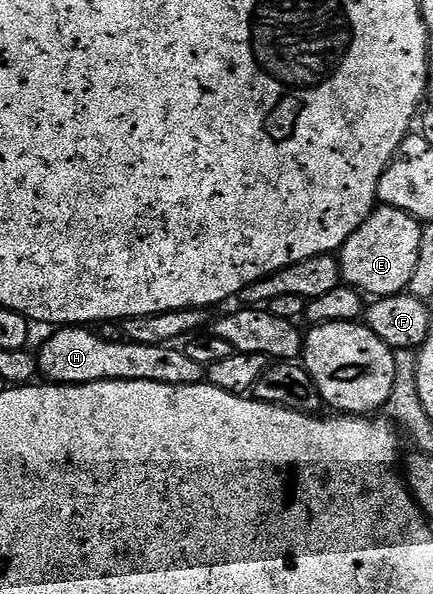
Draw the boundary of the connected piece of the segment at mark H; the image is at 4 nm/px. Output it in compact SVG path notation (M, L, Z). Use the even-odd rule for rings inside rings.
M66 325L36 351L38 375L54 385L99 383L100 381L152 381L164 385L196 385L207 378L208 368L192 361L185 350L174 345L144 345L101 339L93 330L82 325Z

